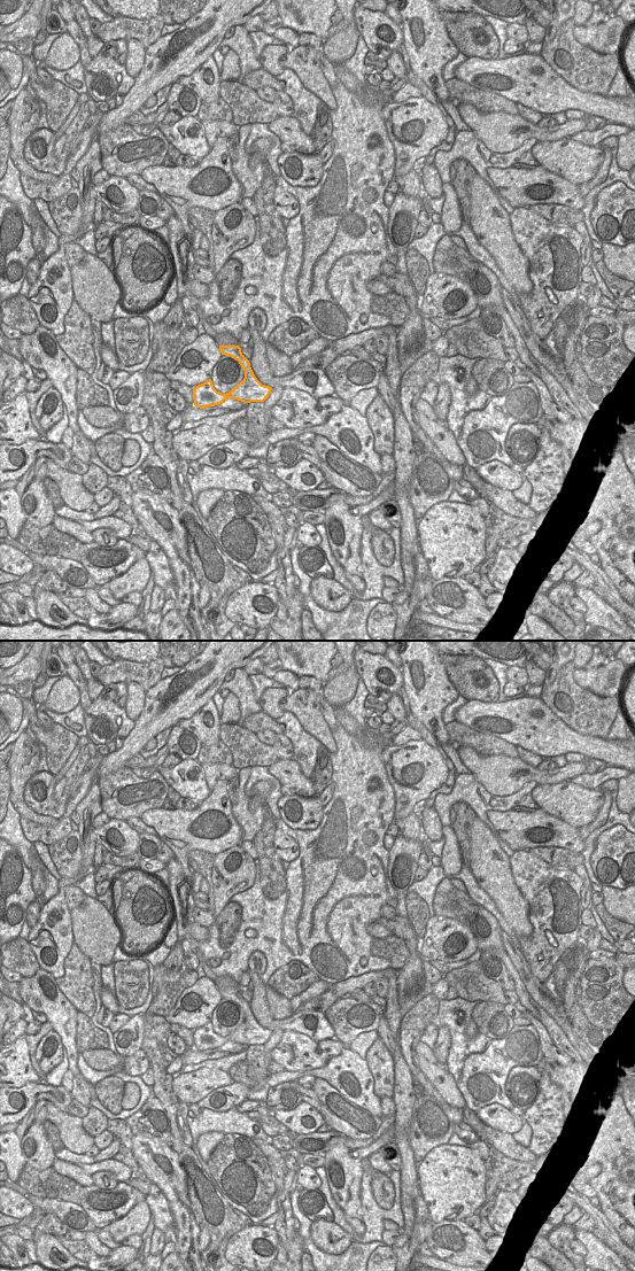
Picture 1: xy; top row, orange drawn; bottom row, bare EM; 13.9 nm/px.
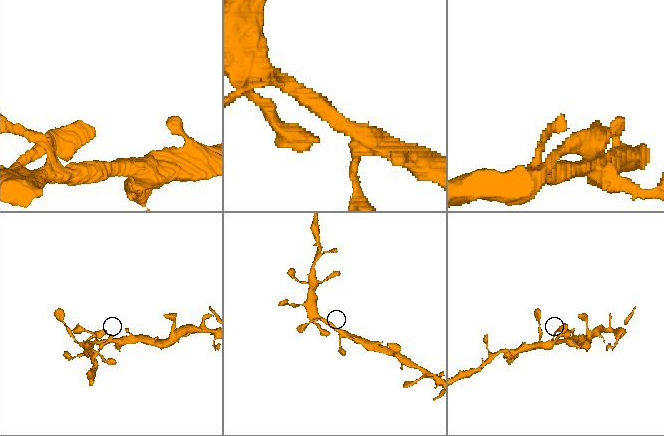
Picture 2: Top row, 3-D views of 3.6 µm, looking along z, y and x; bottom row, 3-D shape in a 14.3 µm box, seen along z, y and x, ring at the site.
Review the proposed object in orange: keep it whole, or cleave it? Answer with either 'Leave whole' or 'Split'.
Leave whole

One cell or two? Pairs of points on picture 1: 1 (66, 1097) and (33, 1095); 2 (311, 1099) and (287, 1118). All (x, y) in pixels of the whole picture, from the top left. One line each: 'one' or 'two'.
1: one
2: two

